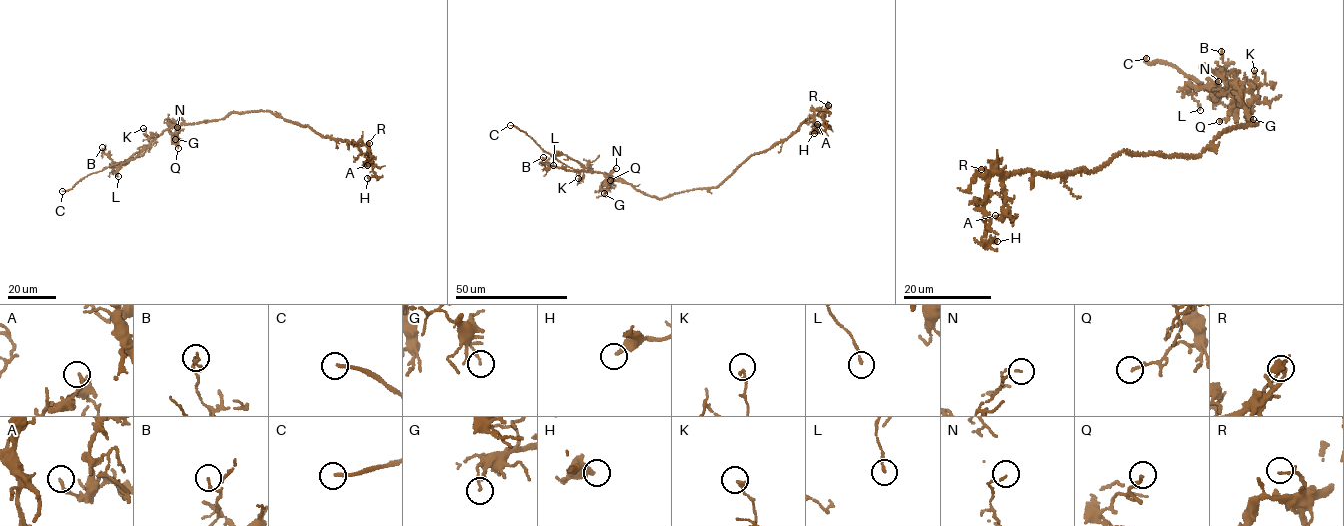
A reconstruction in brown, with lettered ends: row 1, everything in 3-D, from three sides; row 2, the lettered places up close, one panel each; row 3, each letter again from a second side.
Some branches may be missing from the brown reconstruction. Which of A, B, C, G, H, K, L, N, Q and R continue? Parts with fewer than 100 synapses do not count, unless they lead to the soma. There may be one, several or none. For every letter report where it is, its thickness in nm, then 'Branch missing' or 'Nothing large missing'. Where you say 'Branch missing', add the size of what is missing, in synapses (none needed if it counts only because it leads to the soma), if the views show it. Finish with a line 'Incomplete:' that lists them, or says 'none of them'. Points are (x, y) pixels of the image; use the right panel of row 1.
A: Place: (995, 215). Thickness 160 nm. Nothing large missing
B: Place: (1221, 51). Thickness 110 nm. Nothing large missing
C: Place: (1146, 58). Thickness 190 nm. Branch missing
G: Place: (1253, 119). Thickness 120 nm. Nothing large missing
H: Place: (997, 241). Thickness 240 nm. Nothing large missing
K: Place: (1254, 70). Thickness 150 nm. Nothing large missing
L: Place: (1200, 110). Thickness 130 nm. Nothing large missing
N: Place: (1218, 81). Thickness 70 nm. Nothing large missing
Q: Place: (1219, 121). Thickness 140 nm. Nothing large missing
R: Place: (981, 169). Thickness 130 nm. Nothing large missing
Incomplete: C

